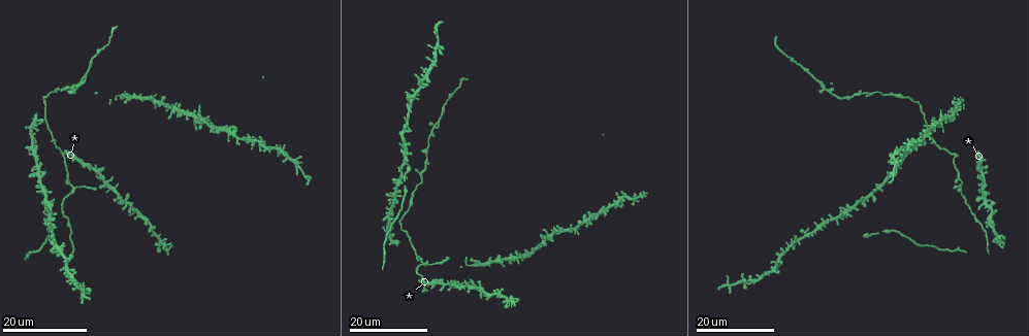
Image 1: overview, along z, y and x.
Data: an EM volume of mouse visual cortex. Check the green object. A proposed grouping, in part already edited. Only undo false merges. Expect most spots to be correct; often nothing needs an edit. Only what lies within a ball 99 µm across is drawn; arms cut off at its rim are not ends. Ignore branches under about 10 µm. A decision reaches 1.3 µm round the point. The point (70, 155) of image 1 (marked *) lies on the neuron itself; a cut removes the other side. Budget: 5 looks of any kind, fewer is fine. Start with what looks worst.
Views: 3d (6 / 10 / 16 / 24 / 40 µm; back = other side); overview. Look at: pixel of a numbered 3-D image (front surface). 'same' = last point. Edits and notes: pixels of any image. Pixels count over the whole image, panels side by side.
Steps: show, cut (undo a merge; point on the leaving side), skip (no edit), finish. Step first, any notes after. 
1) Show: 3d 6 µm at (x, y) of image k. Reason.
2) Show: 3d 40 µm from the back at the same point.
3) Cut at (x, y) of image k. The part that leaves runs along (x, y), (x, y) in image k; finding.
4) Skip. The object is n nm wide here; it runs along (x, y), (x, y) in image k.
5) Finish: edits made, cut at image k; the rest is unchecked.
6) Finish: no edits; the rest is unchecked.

Show: 3d 24 µm at (820, 83) of image 1. Thin arm on a thick one.

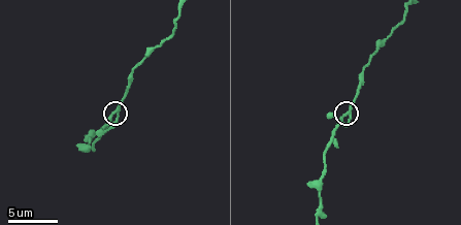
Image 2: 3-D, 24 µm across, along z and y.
Show: 3d 10 µm at (344, 115) of image 2. Closer look.

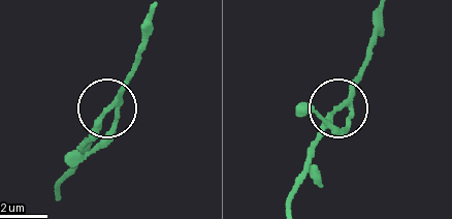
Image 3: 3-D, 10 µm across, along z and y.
Skip. The object is 190 nm wide here; it runs along (57, 196), (95, 121), (132, 75) in image 3; one neuron here.

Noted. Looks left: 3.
Show: 3d 16 µm at (955, 156) of image 1.

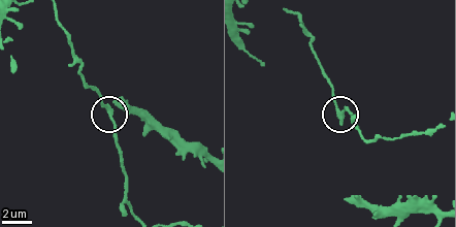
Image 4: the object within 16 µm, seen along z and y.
Show: 3d 6 µm at (340, 111) of image 4. Zoom in.

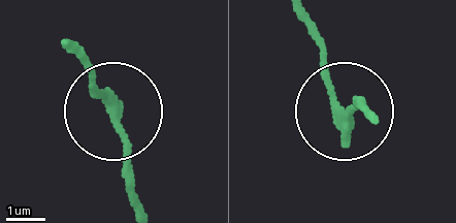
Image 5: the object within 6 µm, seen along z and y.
Skip. The side arm is 33 µm long; all the same neuron.

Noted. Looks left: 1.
Finish: no edits; the rest is unchecked.

